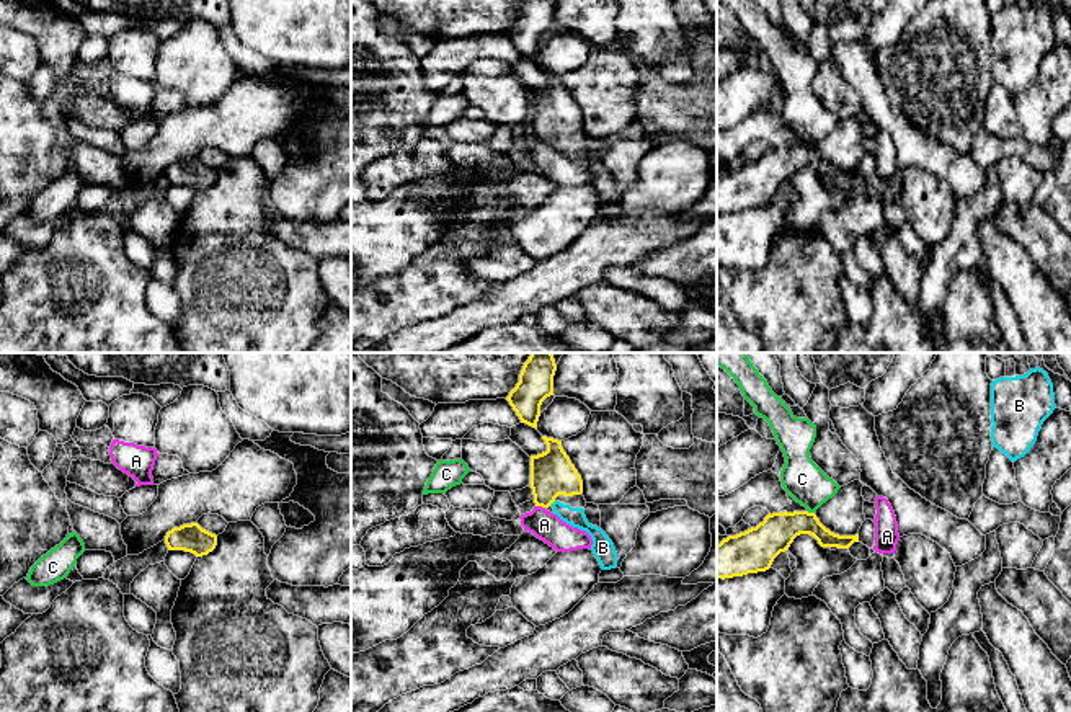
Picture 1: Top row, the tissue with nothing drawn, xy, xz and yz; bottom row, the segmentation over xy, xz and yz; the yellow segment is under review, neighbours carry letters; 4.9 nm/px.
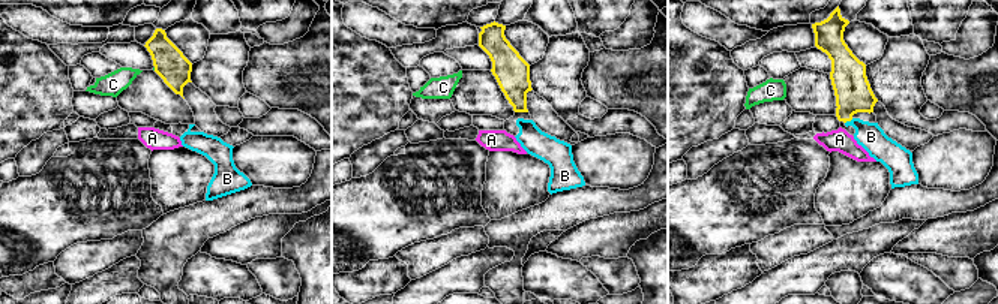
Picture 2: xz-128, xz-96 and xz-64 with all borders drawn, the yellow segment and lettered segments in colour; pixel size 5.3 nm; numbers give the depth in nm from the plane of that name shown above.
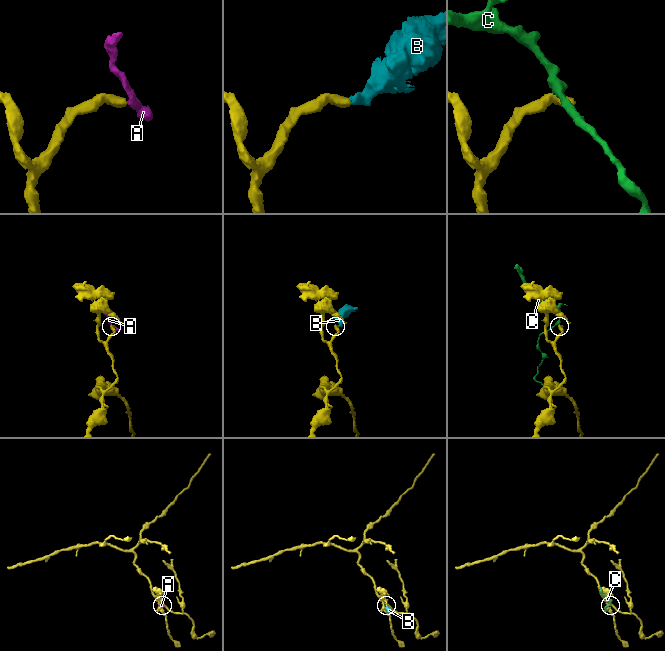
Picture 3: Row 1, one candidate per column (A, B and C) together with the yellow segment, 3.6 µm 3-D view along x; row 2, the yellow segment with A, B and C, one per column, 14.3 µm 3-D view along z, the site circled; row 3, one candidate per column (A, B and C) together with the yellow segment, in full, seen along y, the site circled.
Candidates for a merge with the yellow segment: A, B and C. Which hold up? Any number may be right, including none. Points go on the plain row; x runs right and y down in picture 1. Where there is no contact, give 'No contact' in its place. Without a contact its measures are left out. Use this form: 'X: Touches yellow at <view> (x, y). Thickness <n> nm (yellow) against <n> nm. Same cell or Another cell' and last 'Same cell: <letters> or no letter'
A: Touches yellow at xz (541, 139). Thickness 220 nm (yellow) against 140 nm. Another cell
B: Touches yellow at xz (552, 136). Thickness 220 nm (yellow) against 100 nm. Same cell
C: Touches yellow at yz (810, 147). Thickness 180 nm (yellow) against 200 nm. Another cell
Same cell: B

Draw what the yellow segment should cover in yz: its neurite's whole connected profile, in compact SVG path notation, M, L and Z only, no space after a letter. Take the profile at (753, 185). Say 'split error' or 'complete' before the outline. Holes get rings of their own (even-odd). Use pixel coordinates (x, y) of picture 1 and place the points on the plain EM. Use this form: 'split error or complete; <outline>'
complete; M769 147L762 157L717 178L717 212L733 212L766 206L774 193L789 185L800 168L813 170L821 181L849 183L855 170L839 170L826 163L815 147Z

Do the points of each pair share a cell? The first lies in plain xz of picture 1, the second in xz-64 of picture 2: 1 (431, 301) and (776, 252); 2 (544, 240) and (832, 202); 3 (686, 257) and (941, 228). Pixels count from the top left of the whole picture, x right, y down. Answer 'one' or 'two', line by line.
1: two
2: one
3: one

